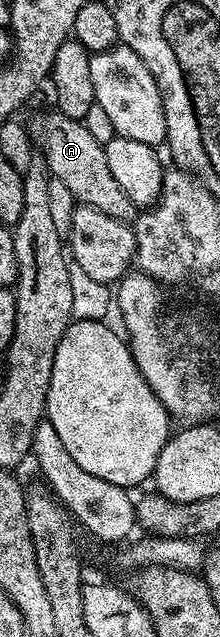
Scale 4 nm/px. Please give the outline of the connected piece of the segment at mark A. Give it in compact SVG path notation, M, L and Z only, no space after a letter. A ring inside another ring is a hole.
M58 112L41 114L29 122L30 135L43 149L46 167L50 175L66 183L76 203L95 206L116 220L132 221L137 209L127 194L121 189L119 182L111 175L108 169L106 150L103 144L92 137L82 121L67 118Z

